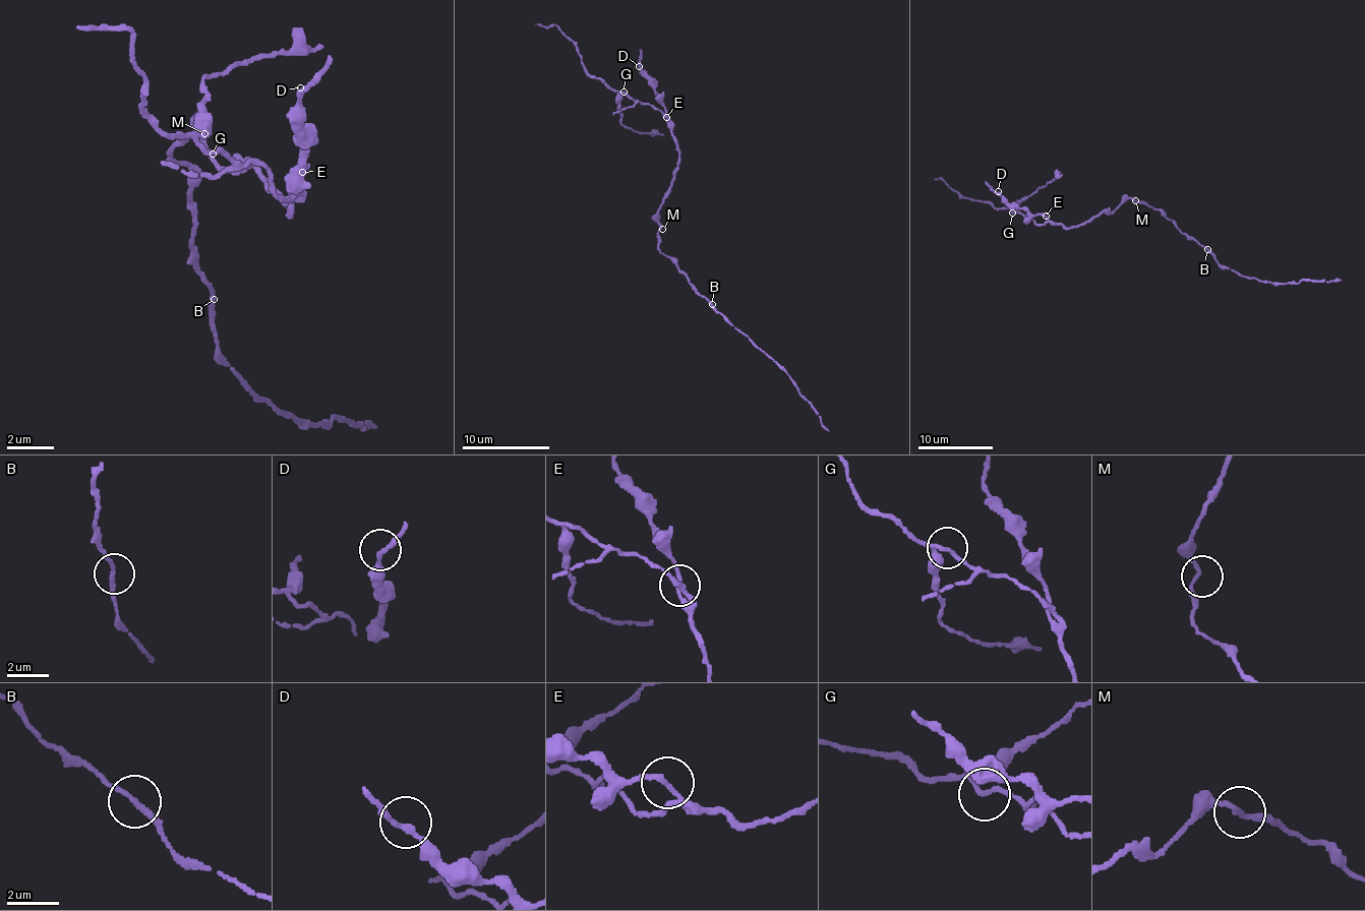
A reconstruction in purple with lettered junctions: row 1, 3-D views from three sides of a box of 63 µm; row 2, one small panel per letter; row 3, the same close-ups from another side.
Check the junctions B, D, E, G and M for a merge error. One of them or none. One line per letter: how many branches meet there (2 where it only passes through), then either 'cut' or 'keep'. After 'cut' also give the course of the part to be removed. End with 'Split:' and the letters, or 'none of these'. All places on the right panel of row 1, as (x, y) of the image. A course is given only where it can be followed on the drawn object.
B: 2 | keep
D: 2 | keep
E: 2 | keep
G: 2 | cut | (1013, 214), (962, 195), (942, 177), (934, 180)
M: 2 | keep
Split: G

